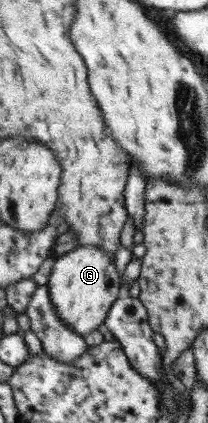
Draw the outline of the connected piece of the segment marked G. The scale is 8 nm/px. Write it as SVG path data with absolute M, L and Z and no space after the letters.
M82 245L57 258L47 286L59 318L83 337L104 330L109 311L121 291L120 281L113 255L99 247Z

